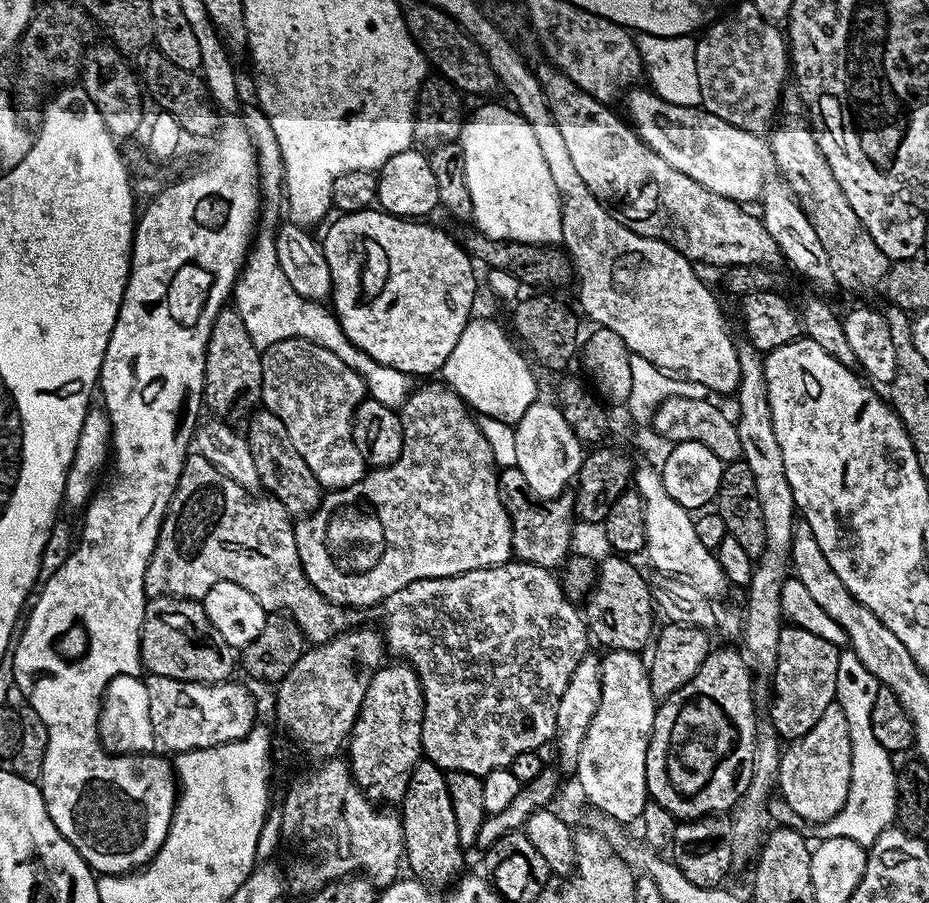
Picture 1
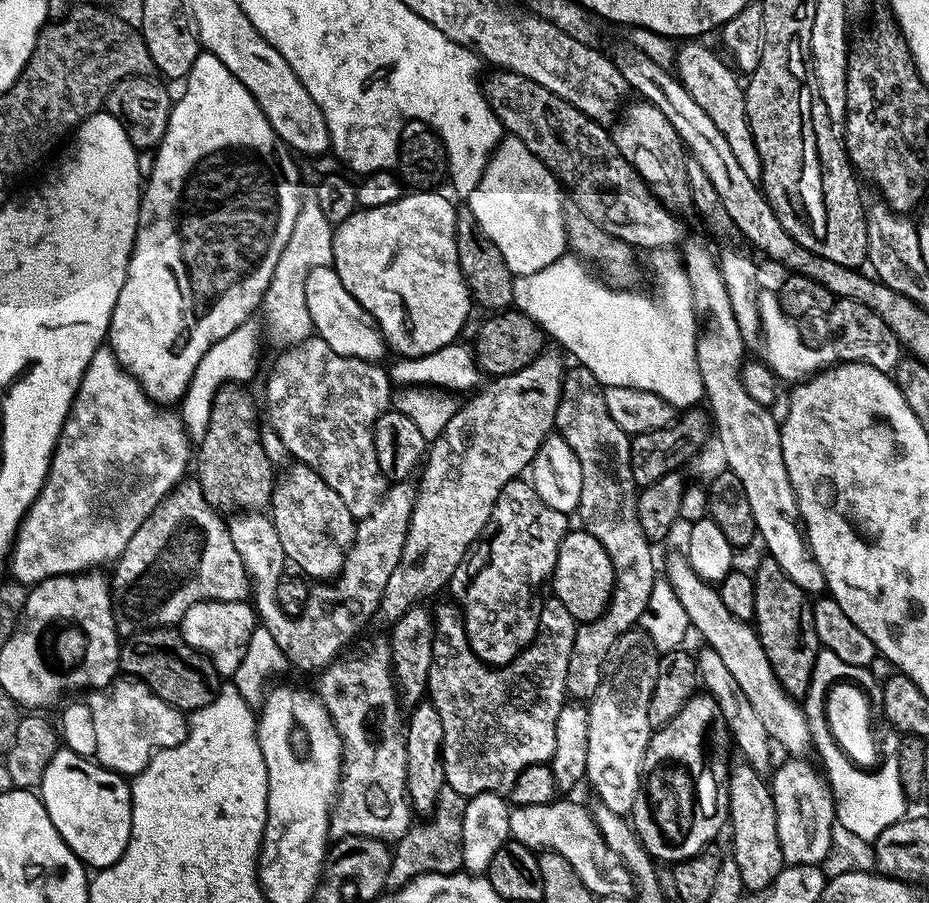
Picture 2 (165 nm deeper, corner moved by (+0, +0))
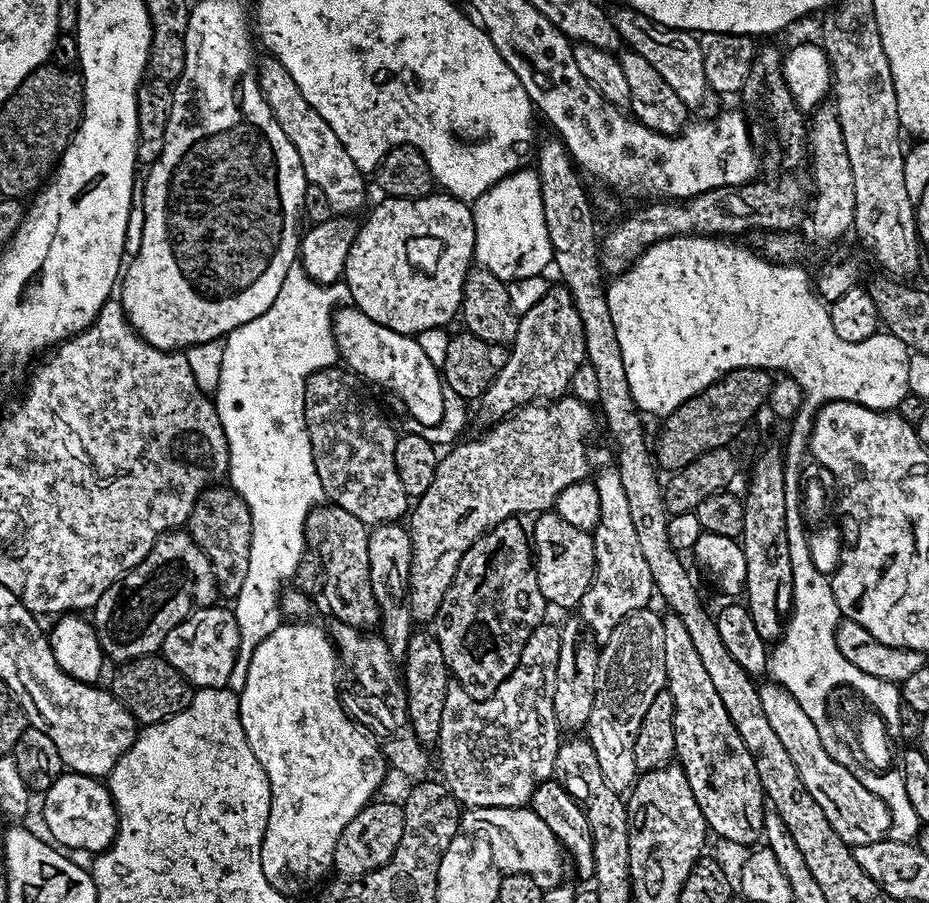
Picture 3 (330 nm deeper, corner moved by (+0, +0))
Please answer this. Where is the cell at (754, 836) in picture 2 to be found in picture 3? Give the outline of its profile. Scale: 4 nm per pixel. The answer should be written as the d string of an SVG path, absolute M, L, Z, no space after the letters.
M671 614L664 616L664 641L666 642L666 674L668 682L666 691L674 698L674 734L676 735L675 759L684 769L690 782L690 790L694 790L694 798L706 818L709 829L716 832L724 840L732 844L752 844L764 835L764 813L766 797L762 790L762 782L758 782L758 770L754 770L754 758L750 758L750 750L746 750L746 742L738 738L738 730L734 730L734 722L730 722L730 714L726 714L726 706L722 706L722 698L718 698L718 690L710 682L710 674L702 666L698 658L698 649L690 639L682 618Z

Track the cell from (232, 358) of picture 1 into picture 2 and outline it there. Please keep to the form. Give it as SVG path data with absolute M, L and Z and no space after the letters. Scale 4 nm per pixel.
M238 384L221 386L210 410L210 426L206 426L206 434L198 441L194 452L194 479L200 483L200 489L212 507L224 514L232 514L237 510L267 509L271 505L272 489L278 476L278 472L272 469L275 468L274 461L264 449L260 428L261 409L260 412L256 409L256 400L246 389Z

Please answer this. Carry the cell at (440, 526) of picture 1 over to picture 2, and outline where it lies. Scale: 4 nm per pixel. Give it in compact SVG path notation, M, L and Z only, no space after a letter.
M396 482L385 491L383 498L374 506L374 510L364 520L359 521L356 526L356 540L352 544L351 550L344 563L344 568L339 576L335 577L334 584L343 588L341 591L334 588L323 594L322 591L313 589L308 593L308 605L297 617L288 615L281 609L280 599L278 598L278 582L286 572L286 561L282 544L279 541L277 530L273 526L269 515L258 510L244 510L233 513L227 521L230 530L231 541L239 557L242 558L244 568L247 570L251 582L252 605L256 610L257 619L266 630L274 637L274 642L281 647L289 663L295 668L298 667L306 672L313 673L323 671L328 665L335 663L335 656L340 650L344 649L368 624L368 620L377 615L380 600L386 590L386 582L390 574L394 574L394 566L398 566L402 548L406 542L408 533L408 523L412 517L412 507L416 501L418 492L415 487L411 488L411 483Z

